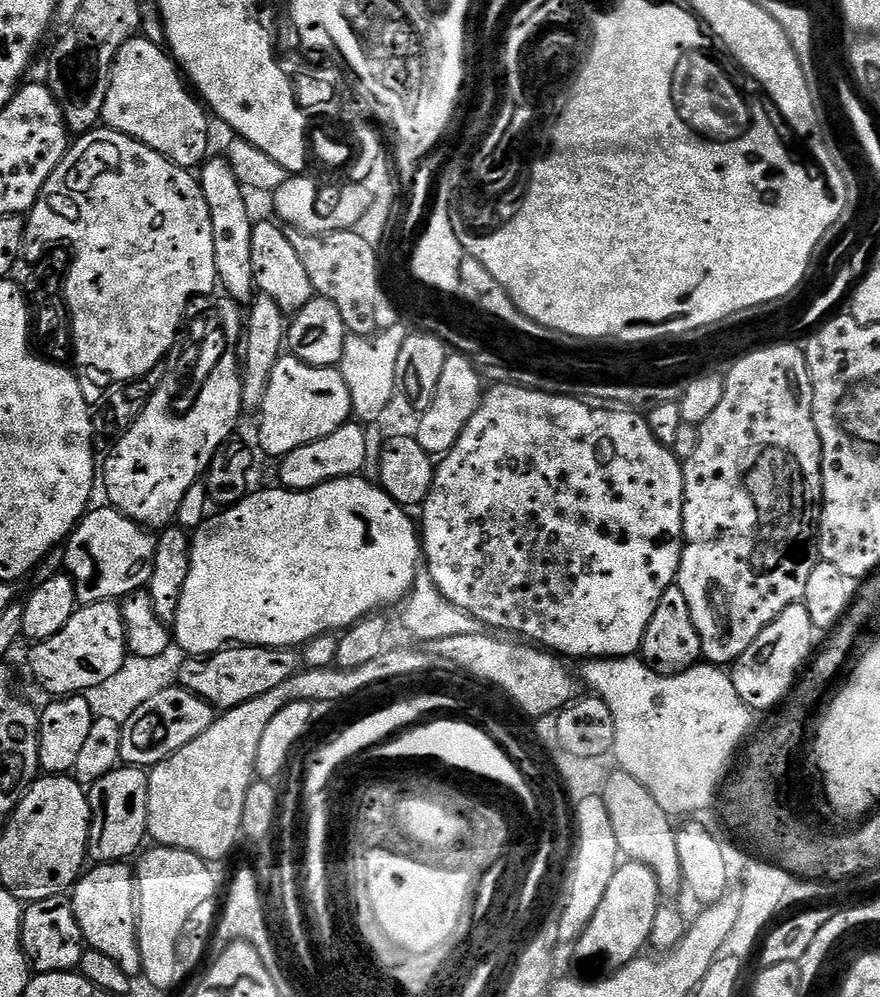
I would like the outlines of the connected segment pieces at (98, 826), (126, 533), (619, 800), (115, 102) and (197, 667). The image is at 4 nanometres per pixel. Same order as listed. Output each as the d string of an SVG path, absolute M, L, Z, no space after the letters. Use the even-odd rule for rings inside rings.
M118 766L110 774L98 778L87 793L92 811L87 859L96 864L114 864L127 861L127 856L135 857L141 851L140 843L145 843L148 834L148 772L143 767Z
M111 506L93 507L77 524L64 548L64 567L67 575L72 577L76 587L76 598L81 605L102 602L103 600L119 601L131 592L147 589L150 574L154 570L156 553L156 536L143 524L135 524L129 516L124 516Z
M613 771L602 785L602 797L609 810L614 836L618 840L621 853L629 861L644 864L649 868L658 882L661 893L676 892L679 888L681 890L684 876L678 856L677 829L672 826L673 821L662 810L662 806L658 806L658 802L650 798L642 782L625 772Z
M137 34L116 51L110 78L110 90L106 90L106 106L102 117L103 127L113 128L115 132L121 132L150 146L150 150L162 154L170 163L178 165L179 168L196 170L210 156L208 120L210 121L210 116L205 105L190 91L176 61L161 45L150 42L144 36Z
M230 646L210 657L187 657L180 666L177 683L200 696L214 709L227 710L258 698L258 694L274 690L279 683L299 671L299 668L300 658L293 649Z

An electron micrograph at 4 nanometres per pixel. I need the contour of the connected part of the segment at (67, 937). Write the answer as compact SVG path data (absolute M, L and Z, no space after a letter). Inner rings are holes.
M61 894L45 900L33 900L24 908L24 921L20 927L20 941L28 963L37 973L71 972L79 969L86 950L80 923L72 909L71 899Z

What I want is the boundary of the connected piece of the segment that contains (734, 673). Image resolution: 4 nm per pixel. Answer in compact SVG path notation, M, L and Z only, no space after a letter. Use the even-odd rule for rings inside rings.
M802 602L786 606L786 610L782 610L782 614L778 614L778 618L774 618L758 638L754 638L754 642L750 642L748 649L731 665L730 675L734 690L738 690L738 698L760 714L775 709L784 701L807 665L817 640L818 629L814 622L810 622L810 610L806 610Z

